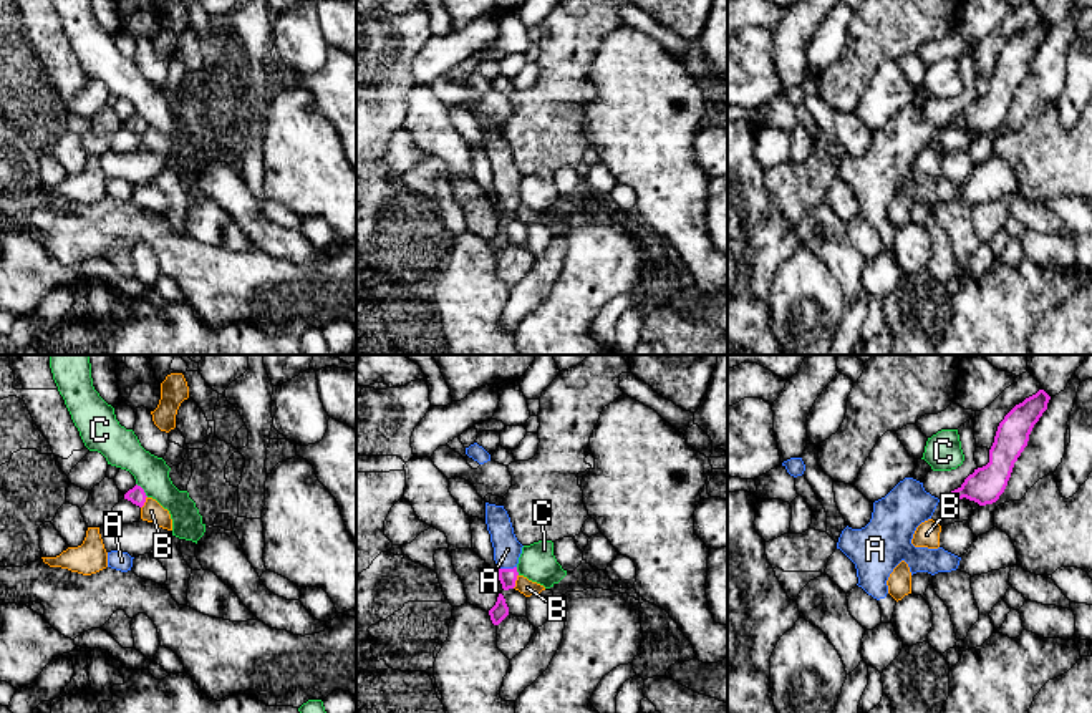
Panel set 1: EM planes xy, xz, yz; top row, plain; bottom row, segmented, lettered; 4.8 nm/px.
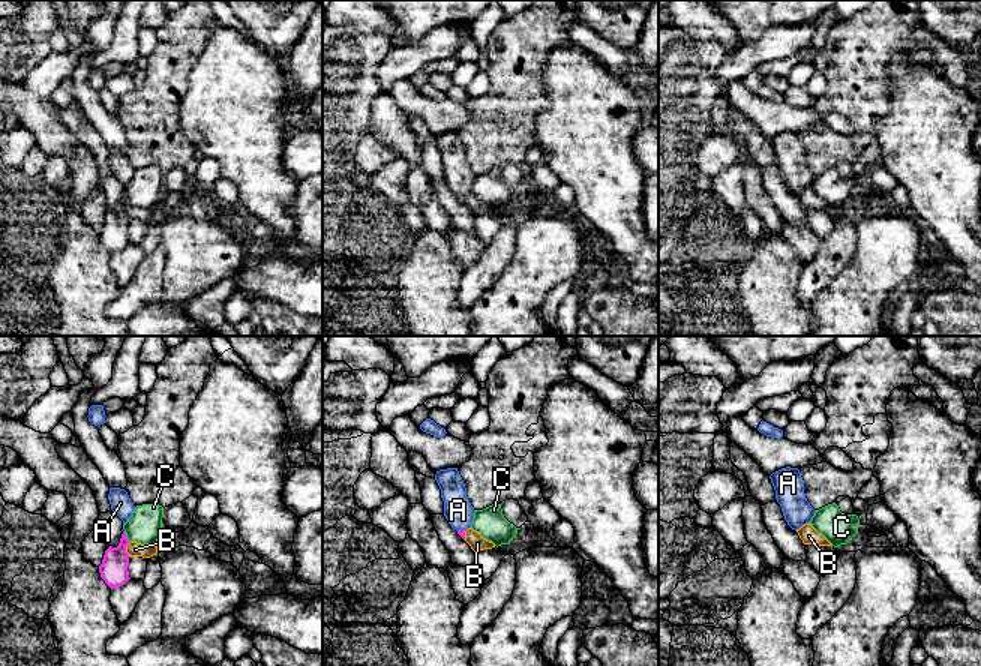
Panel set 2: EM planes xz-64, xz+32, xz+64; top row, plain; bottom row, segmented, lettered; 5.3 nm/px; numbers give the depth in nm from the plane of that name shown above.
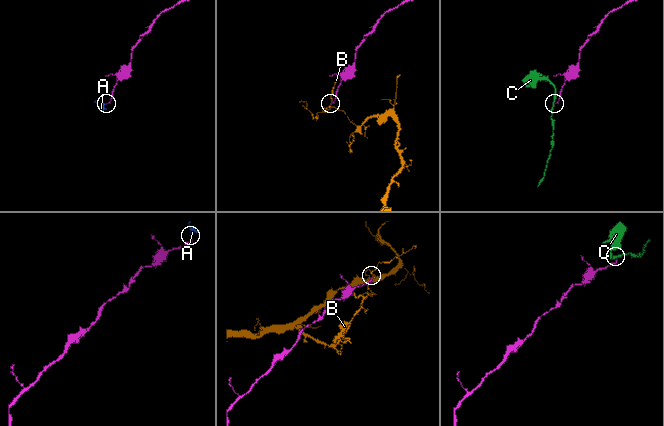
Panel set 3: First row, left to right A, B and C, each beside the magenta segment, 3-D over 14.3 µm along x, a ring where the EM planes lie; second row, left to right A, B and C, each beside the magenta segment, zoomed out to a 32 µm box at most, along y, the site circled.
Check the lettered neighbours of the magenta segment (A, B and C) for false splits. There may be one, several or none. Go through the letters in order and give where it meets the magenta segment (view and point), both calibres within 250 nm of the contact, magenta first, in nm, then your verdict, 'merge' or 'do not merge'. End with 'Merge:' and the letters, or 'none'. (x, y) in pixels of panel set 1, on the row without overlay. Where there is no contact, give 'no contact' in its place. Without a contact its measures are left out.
A: contact xz (507, 198); calibres 90 and 140 nm; merge
B: contact xz (516, 208); calibres 90 and 80 nm; do not merge
C: contact xy (143, 118); calibres 80 and 190 nm; do not merge
Merge: A

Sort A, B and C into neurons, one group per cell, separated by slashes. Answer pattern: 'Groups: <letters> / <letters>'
Groups: A / B / C

